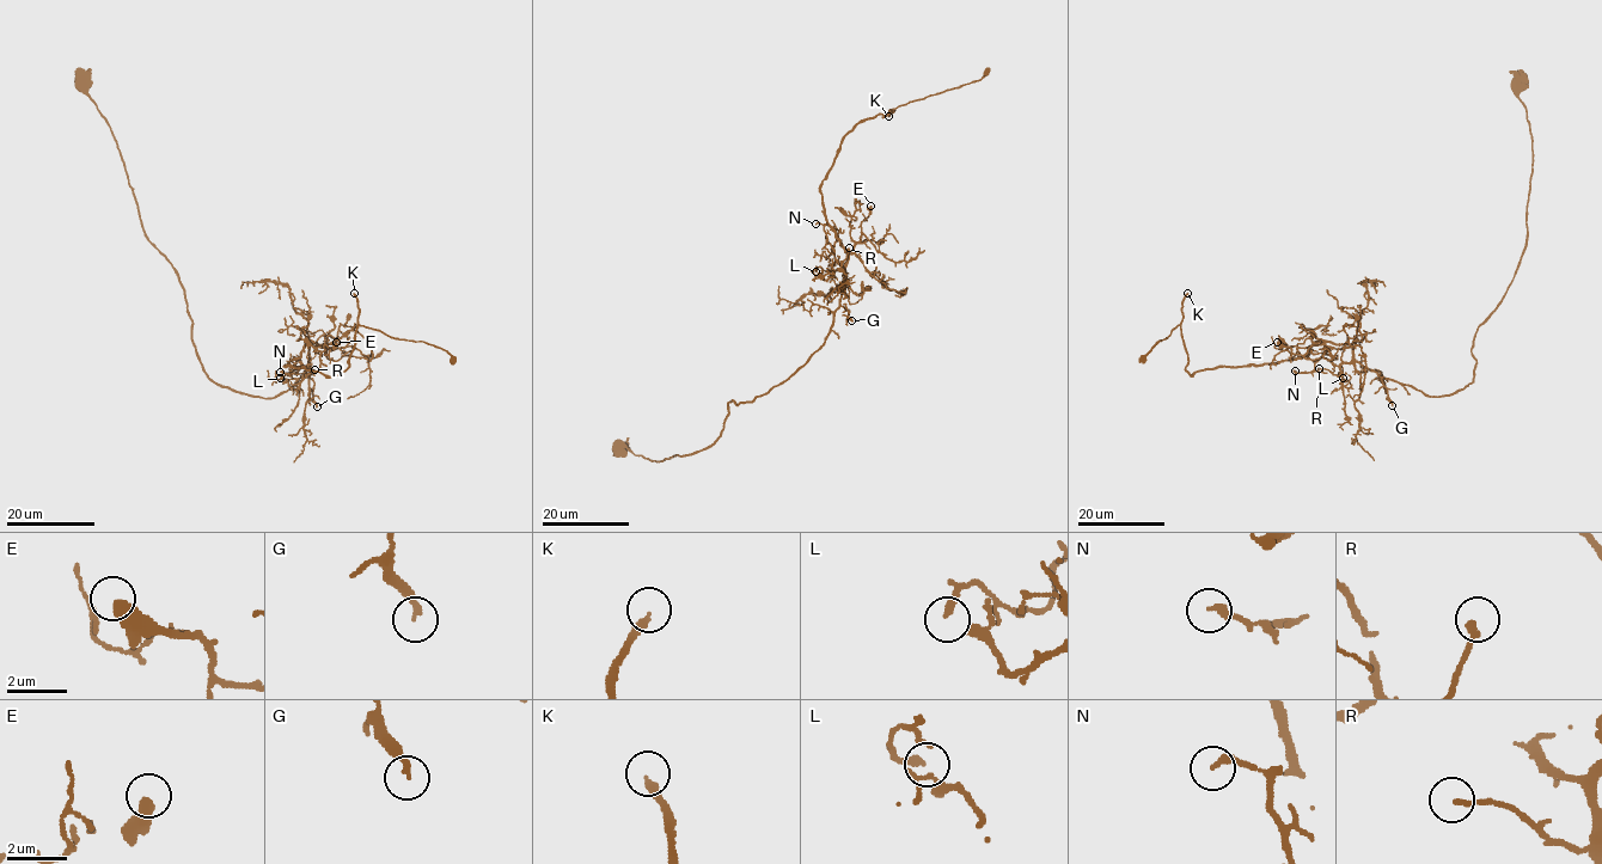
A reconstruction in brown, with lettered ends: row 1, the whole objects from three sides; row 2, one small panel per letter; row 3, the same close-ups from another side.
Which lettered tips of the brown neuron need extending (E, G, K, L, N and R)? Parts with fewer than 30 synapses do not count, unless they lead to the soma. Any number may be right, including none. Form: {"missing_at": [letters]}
{"missing_at": ["K"]}

